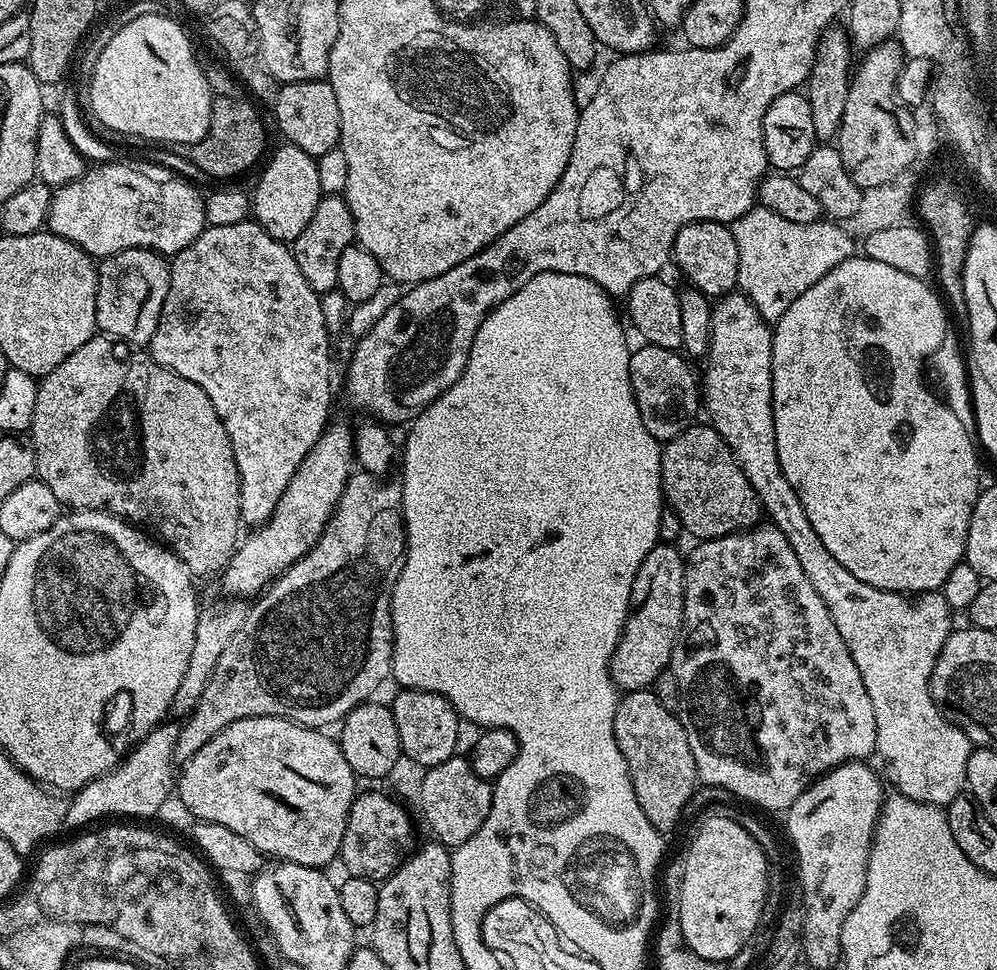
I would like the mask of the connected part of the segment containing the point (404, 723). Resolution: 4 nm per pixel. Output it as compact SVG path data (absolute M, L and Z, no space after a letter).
M400 688L397 696L390 700L394 714L394 726L398 726L398 742L403 759L413 760L420 770L427 770L446 762L451 756L457 755L456 743L460 740L460 724L462 717L454 710L454 706L442 694L427 692L417 688Z

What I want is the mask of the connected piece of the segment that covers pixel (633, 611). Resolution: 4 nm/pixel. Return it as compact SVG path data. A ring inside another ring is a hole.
M658 542L650 550L648 557L642 562L638 574L634 578L634 586L630 594L630 611L624 623L624 632L620 635L618 646L614 650L608 669L612 672L612 680L621 693L648 690L655 685L656 679L672 663L672 651L680 636L680 627L684 621L684 562L676 544Z

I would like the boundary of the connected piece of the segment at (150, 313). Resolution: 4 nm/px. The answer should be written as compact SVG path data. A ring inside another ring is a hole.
M131 248L103 257L96 273L97 329L125 344L151 345L169 286L169 261L150 248Z

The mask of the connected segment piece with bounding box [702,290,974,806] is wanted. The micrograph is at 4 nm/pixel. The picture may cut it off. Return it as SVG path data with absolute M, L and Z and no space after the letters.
M733 290L713 303L710 346L703 364L703 411L708 411L707 419L712 428L723 438L726 446L730 446L738 466L758 494L763 515L773 528L784 535L786 542L790 542L790 550L794 550L794 558L798 558L802 570L806 570L810 586L814 586L822 602L826 602L826 610L830 618L834 618L834 626L838 626L838 634L842 634L842 642L846 642L846 650L850 650L850 658L854 658L858 674L862 674L862 686L866 686L866 694L870 694L870 706L874 706L874 726L878 726L876 752L888 763L888 772L896 783L895 791L923 804L947 806L965 791L968 783L966 762L974 745L961 728L944 717L930 690L934 662L954 628L953 613L946 598L935 591L925 592L912 599L898 592L887 592L870 586L854 578L854 574L850 574L850 570L846 570L846 566L839 564L826 550L826 546L822 546L822 538L818 538L814 526L810 526L810 518L806 518L806 510L802 510L802 502L798 494L794 494L794 486L786 482L786 474L782 474L782 466L778 462L772 413L772 328L743 292Z

